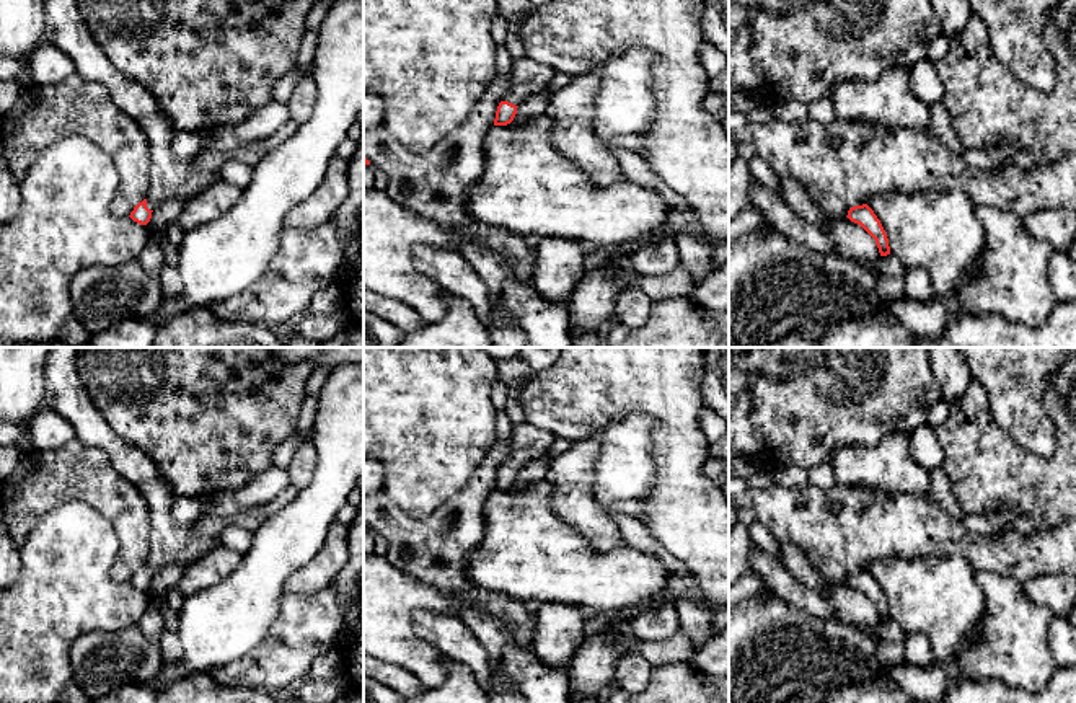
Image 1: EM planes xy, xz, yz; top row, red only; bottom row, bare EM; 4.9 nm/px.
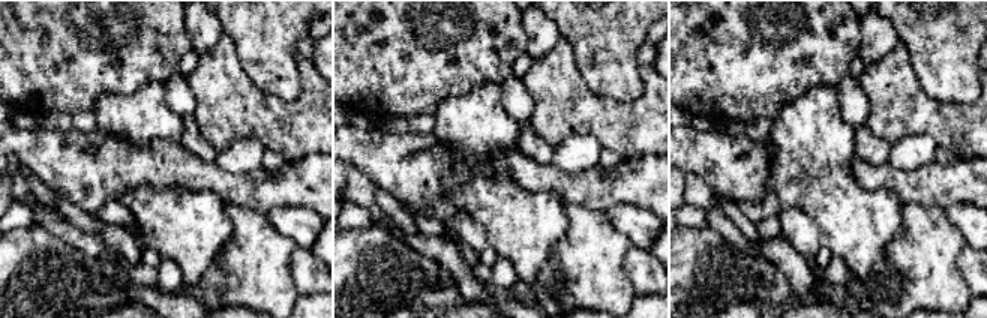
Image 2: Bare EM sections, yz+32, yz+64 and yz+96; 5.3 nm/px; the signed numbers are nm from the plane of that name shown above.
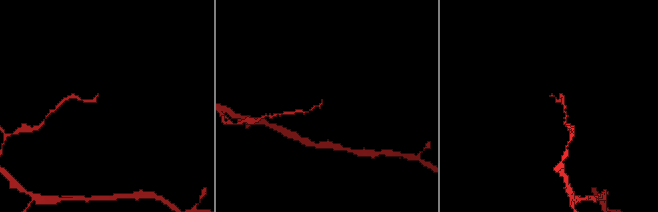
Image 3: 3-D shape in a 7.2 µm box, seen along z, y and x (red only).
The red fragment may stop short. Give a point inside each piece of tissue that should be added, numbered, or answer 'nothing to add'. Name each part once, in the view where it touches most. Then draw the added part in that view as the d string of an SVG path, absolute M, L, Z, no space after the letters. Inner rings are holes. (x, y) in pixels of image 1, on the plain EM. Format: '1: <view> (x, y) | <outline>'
1: xz (529, 442) | M528 422L515 426L512 431L512 450L502 466L518 471L531 460L541 458L558 439L553 432L541 431Z

